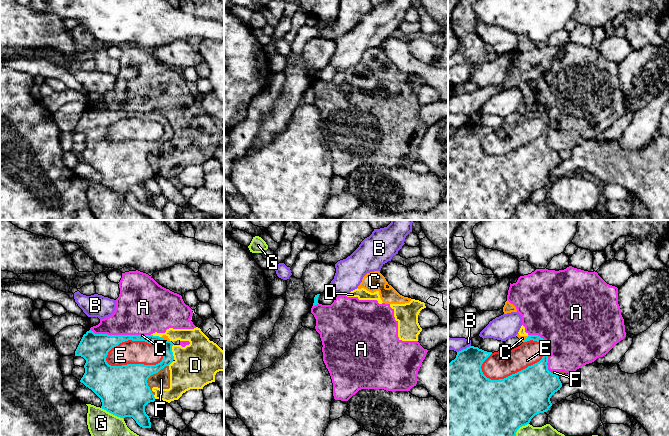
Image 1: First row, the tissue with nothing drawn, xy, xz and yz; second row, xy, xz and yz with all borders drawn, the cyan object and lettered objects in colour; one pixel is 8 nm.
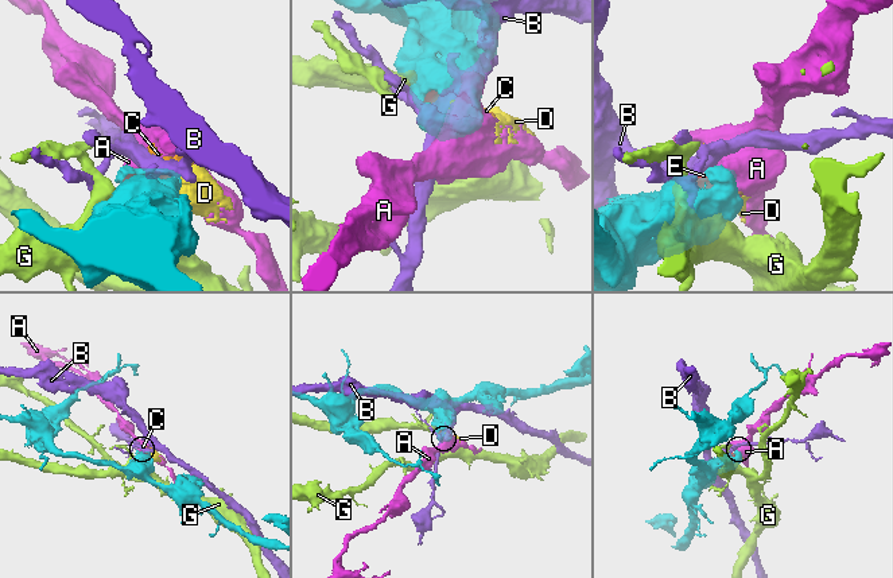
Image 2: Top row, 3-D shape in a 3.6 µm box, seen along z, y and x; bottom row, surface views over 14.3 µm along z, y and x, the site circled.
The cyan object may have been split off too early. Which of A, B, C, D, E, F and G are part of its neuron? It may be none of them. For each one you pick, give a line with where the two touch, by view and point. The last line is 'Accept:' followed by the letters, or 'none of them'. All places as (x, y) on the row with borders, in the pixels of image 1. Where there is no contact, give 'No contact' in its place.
Accept: none of them

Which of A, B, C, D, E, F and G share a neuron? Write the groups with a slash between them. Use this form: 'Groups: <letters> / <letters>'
Groups: A C D E F / B / G

